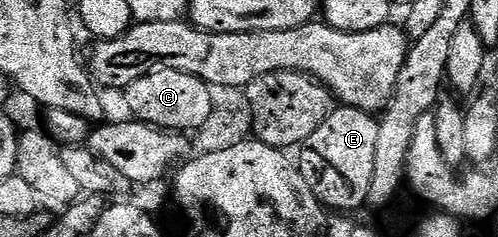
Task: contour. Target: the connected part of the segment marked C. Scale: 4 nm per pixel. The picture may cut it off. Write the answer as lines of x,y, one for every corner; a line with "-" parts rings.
161,70
137,78
125,89
127,108
132,117
145,124
154,124
157,128
168,130
188,130
199,128
207,119
212,119
217,108
217,100
213,89
201,78
193,74
185,74
181,70

